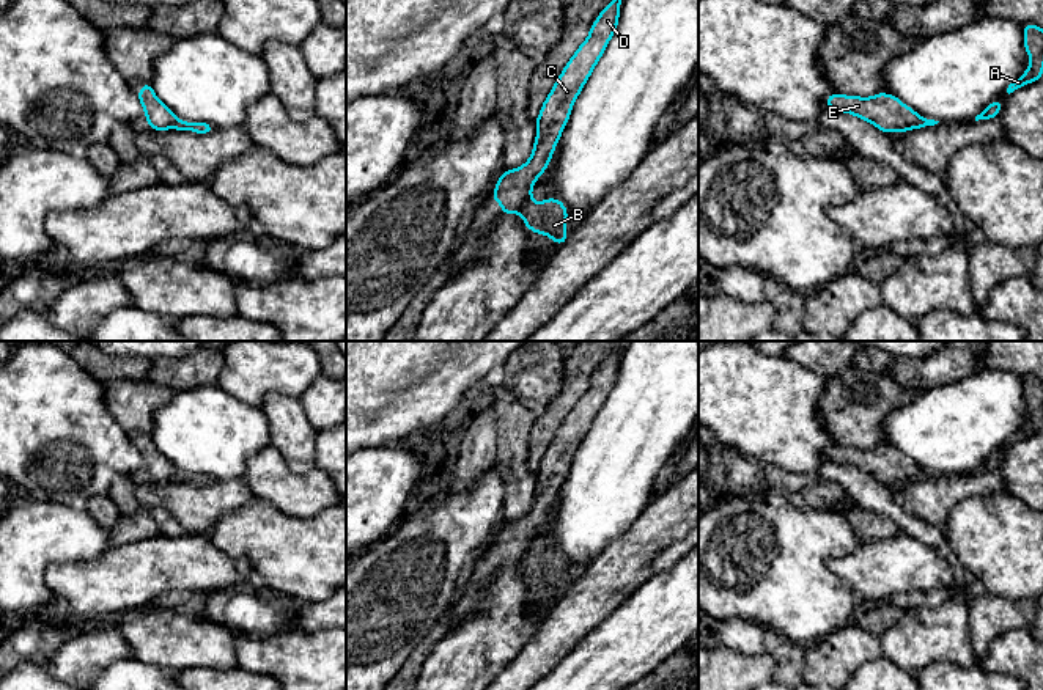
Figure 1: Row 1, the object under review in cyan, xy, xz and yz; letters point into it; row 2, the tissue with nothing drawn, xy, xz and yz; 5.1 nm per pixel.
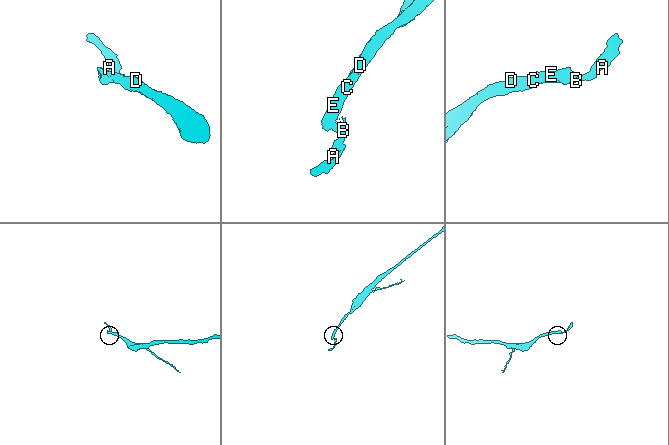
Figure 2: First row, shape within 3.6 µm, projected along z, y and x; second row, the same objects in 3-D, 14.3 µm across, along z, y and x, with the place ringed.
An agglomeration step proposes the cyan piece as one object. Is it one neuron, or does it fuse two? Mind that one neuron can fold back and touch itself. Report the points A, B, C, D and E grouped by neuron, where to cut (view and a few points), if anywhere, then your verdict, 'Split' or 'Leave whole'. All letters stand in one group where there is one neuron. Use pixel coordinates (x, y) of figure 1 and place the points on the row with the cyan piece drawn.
Groups: A B / C D E. Split along xz (530, 194), (519, 212). Split

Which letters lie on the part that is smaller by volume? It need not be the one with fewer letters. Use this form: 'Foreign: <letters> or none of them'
Foreign: A, B

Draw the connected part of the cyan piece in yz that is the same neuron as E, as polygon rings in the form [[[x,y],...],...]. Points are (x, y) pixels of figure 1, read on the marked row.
[[[834,93],[826,97],[829,110],[851,113],[859,119],[872,123],[879,130],[906,132],[923,119],[911,107],[905,105],[897,96],[878,93],[872,97],[845,96]]]

